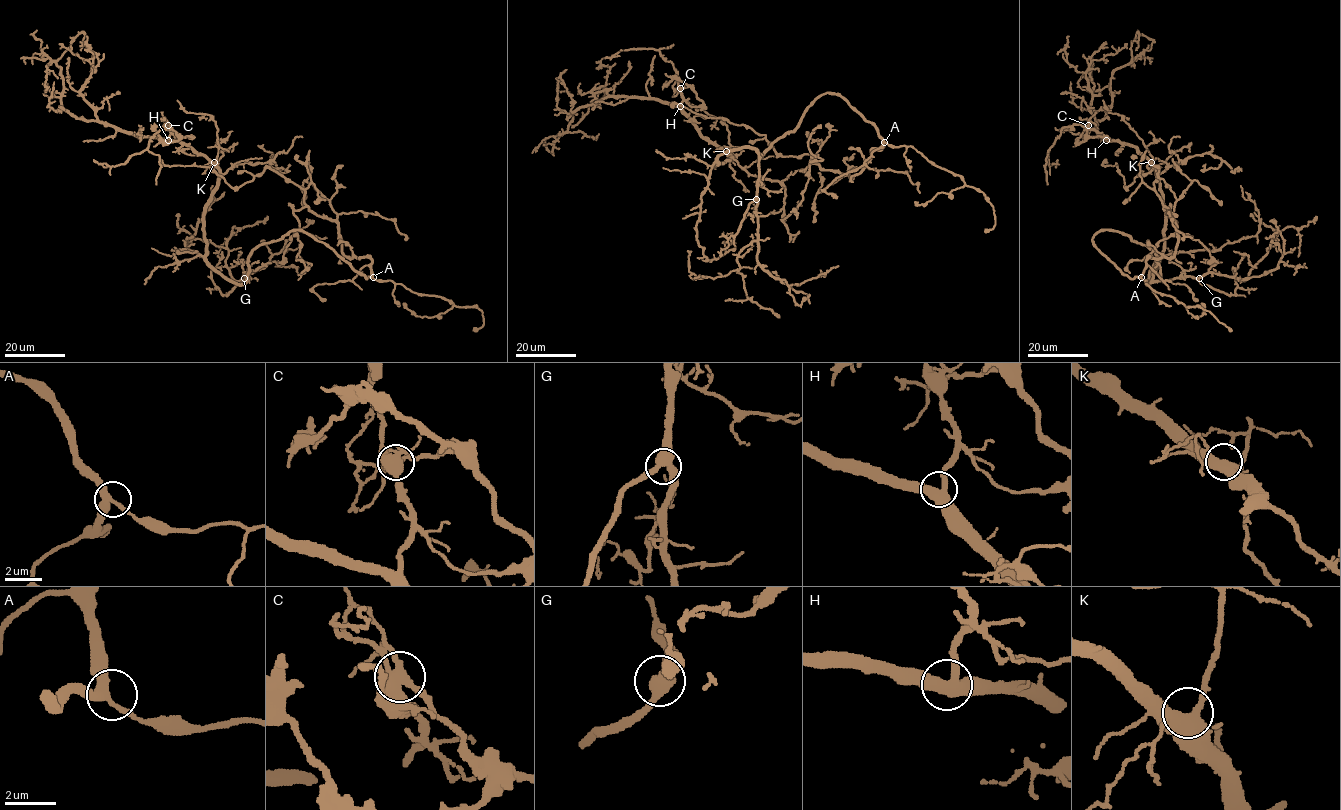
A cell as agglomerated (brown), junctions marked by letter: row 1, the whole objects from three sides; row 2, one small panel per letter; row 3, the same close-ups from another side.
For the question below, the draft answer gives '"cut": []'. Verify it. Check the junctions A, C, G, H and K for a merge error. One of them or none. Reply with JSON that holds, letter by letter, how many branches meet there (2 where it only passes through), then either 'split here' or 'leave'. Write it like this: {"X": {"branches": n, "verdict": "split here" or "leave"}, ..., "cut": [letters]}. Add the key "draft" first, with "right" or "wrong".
{"draft": "right", "A": {"branches": 3, "verdict": "leave"}, "C": {"branches": 3, "verdict": "leave"}, "G": {"branches": 3, "verdict": "leave"}, "H": {"branches": 3, "verdict": "leave"}, "K": {"branches": 3, "verdict": "leave"}, "cut": []}

